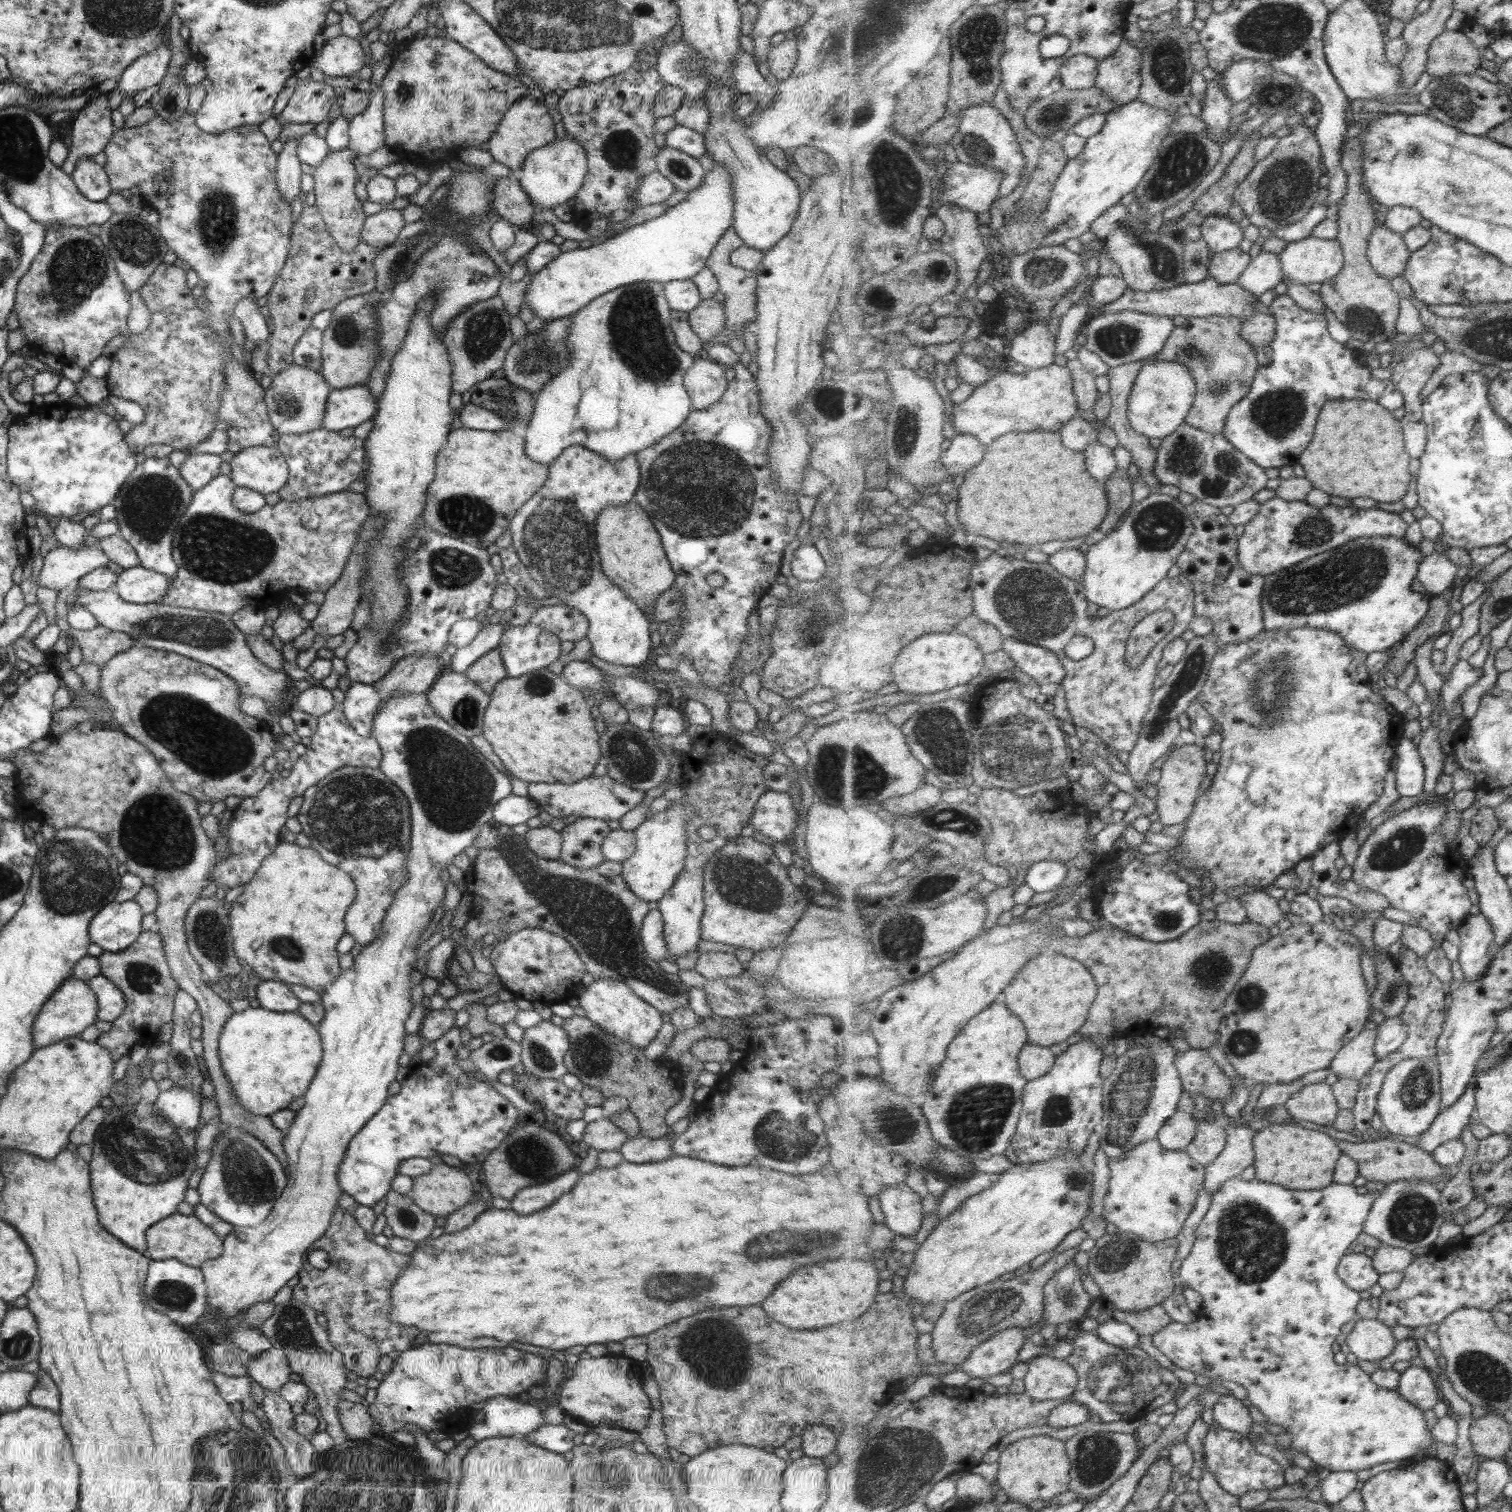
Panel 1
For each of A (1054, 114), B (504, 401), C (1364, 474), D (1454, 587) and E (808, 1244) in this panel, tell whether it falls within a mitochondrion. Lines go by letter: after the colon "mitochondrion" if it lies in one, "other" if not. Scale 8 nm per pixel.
A: mitochondrion
B: mitochondrion
C: other
D: other
E: mitochondrion

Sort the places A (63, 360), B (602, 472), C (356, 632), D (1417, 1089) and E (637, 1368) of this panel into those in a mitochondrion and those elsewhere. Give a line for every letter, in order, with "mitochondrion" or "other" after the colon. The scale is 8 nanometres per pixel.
A: other
B: other
C: other
D: mitochondrion
E: other

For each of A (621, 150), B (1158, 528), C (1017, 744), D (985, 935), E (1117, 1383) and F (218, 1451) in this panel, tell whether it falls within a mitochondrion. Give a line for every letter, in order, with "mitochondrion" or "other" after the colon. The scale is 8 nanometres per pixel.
A: mitochondrion
B: mitochondrion
C: mitochondrion
D: other
E: mitochondrion
F: mitochondrion

